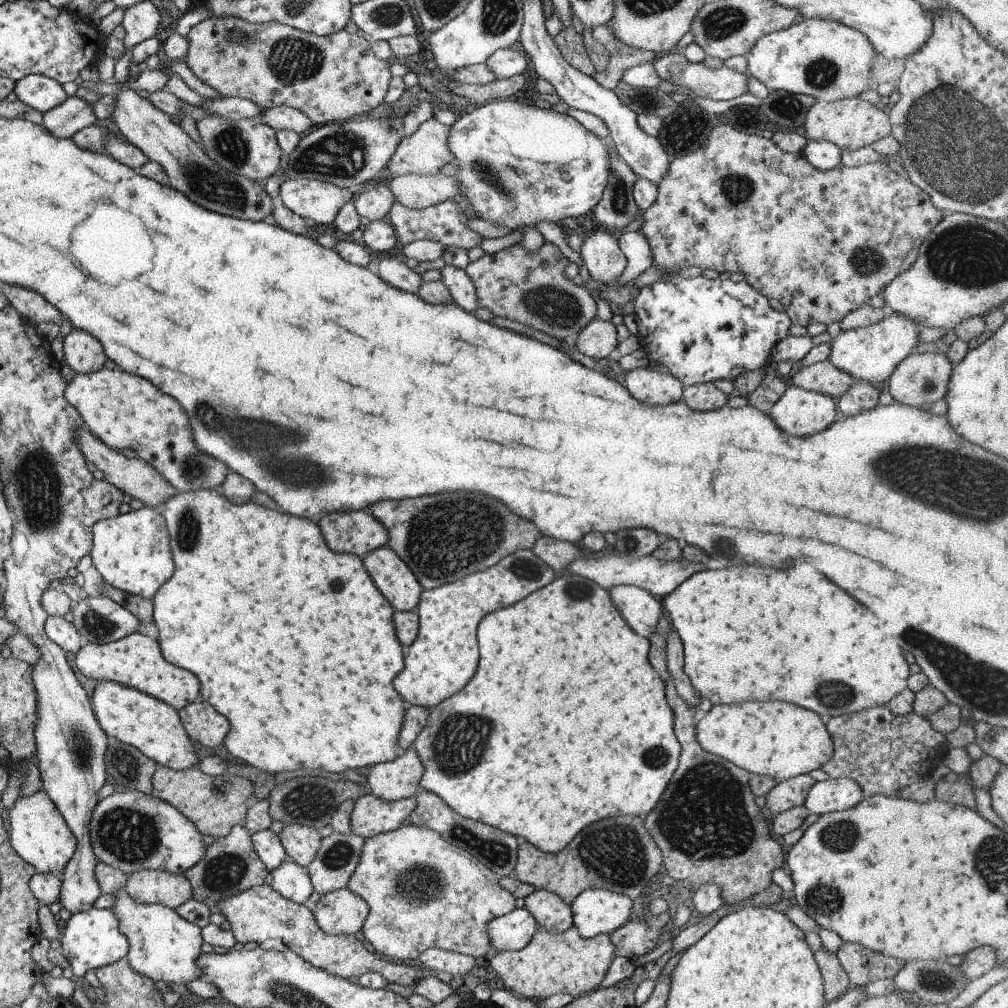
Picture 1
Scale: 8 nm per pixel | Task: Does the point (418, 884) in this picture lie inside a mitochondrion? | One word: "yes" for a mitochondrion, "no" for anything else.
yes

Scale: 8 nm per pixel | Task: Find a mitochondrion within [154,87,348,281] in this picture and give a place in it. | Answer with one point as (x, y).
(206, 184)

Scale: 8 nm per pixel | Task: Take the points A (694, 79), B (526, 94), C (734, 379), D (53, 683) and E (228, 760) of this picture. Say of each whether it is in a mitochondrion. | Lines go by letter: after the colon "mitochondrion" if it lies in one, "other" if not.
A: other
B: other
C: other
D: other
E: other

